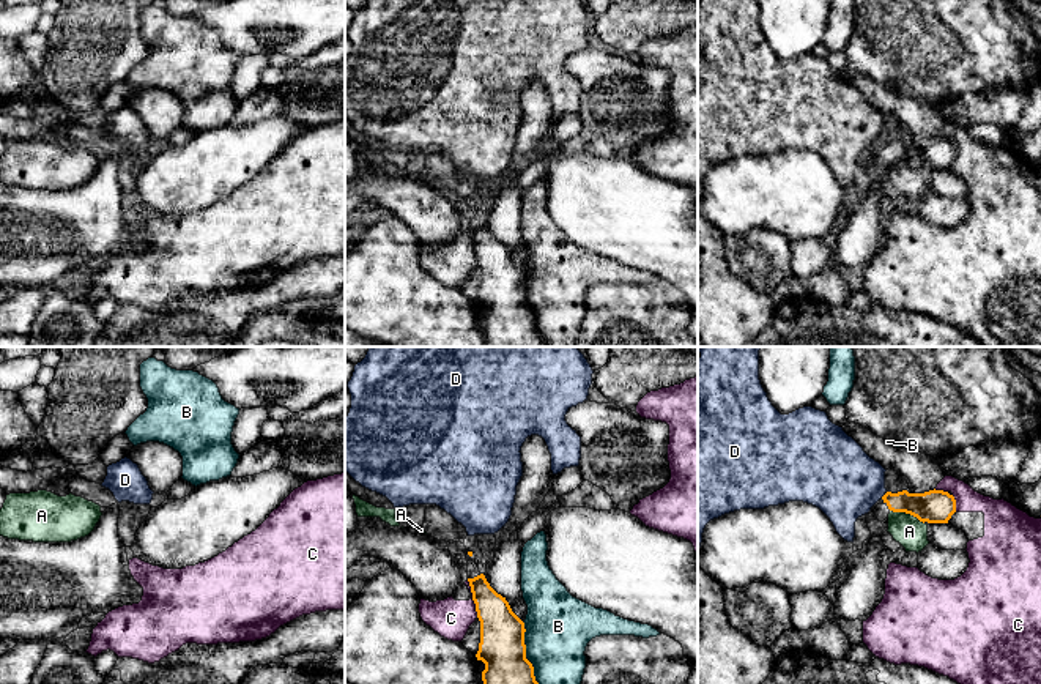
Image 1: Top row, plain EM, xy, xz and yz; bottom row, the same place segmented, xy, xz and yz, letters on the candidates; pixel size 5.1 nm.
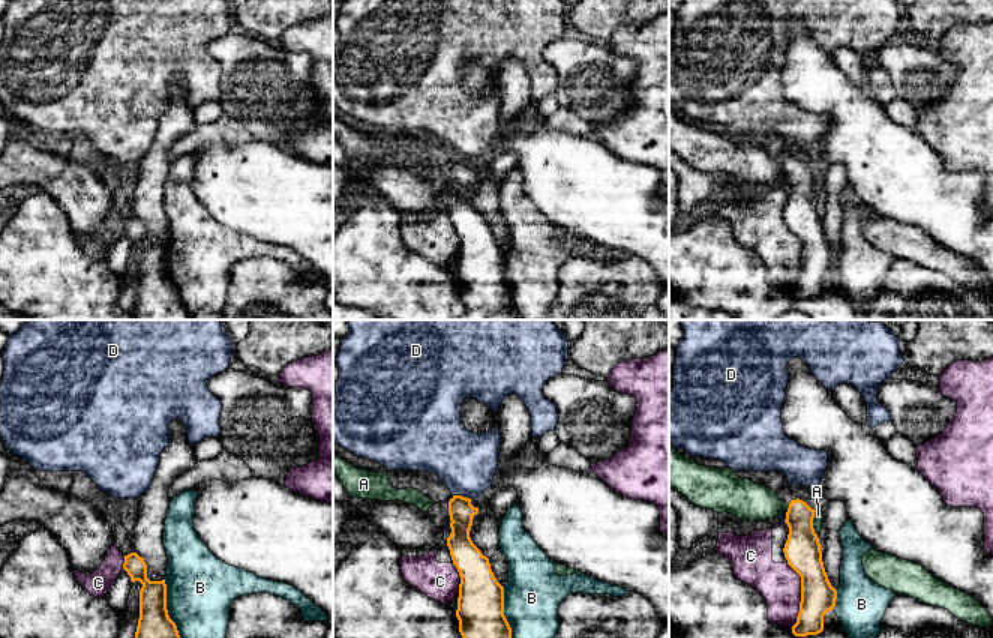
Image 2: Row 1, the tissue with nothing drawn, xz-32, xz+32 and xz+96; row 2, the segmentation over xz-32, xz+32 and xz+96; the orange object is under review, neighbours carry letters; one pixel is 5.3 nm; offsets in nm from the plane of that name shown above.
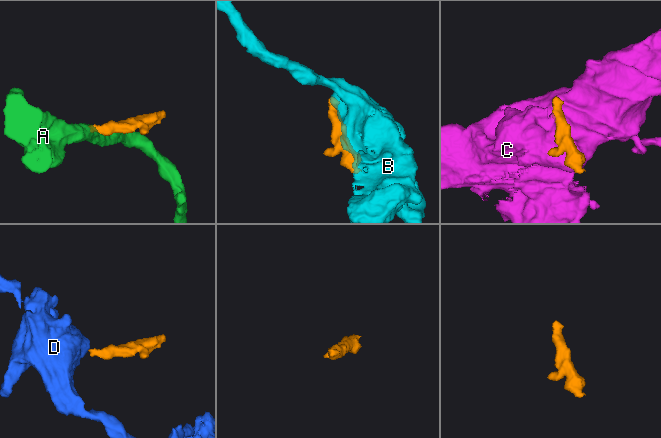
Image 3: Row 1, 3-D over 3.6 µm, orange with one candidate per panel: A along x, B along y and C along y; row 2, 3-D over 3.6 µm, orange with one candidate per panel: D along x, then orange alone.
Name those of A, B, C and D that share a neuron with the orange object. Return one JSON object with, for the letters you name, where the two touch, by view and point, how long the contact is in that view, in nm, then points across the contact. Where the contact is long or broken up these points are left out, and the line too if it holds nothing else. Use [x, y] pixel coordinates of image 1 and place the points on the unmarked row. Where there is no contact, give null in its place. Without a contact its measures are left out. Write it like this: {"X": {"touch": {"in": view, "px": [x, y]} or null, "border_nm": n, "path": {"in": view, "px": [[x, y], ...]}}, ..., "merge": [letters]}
{"merge": []}

